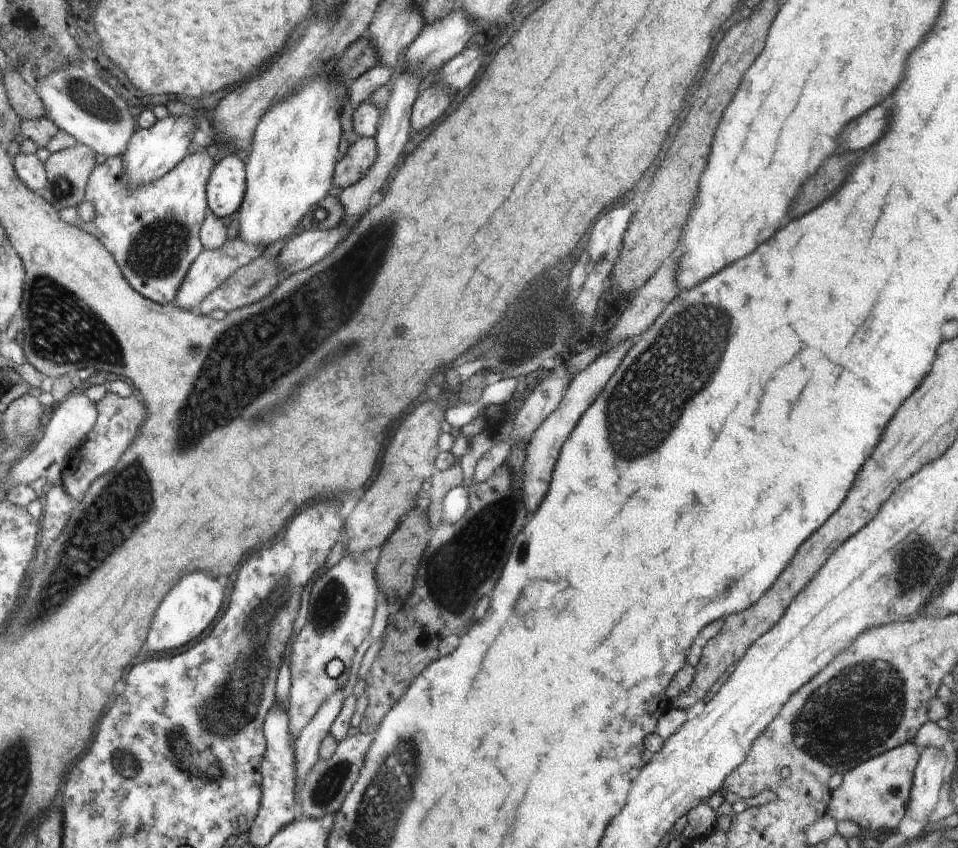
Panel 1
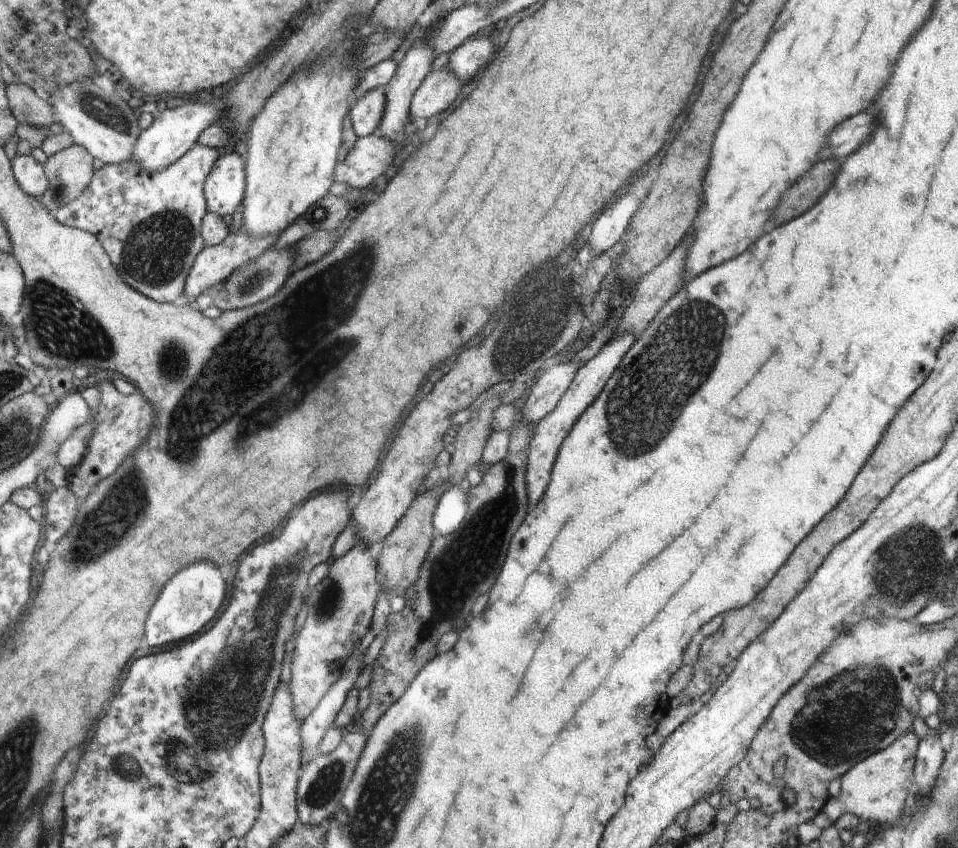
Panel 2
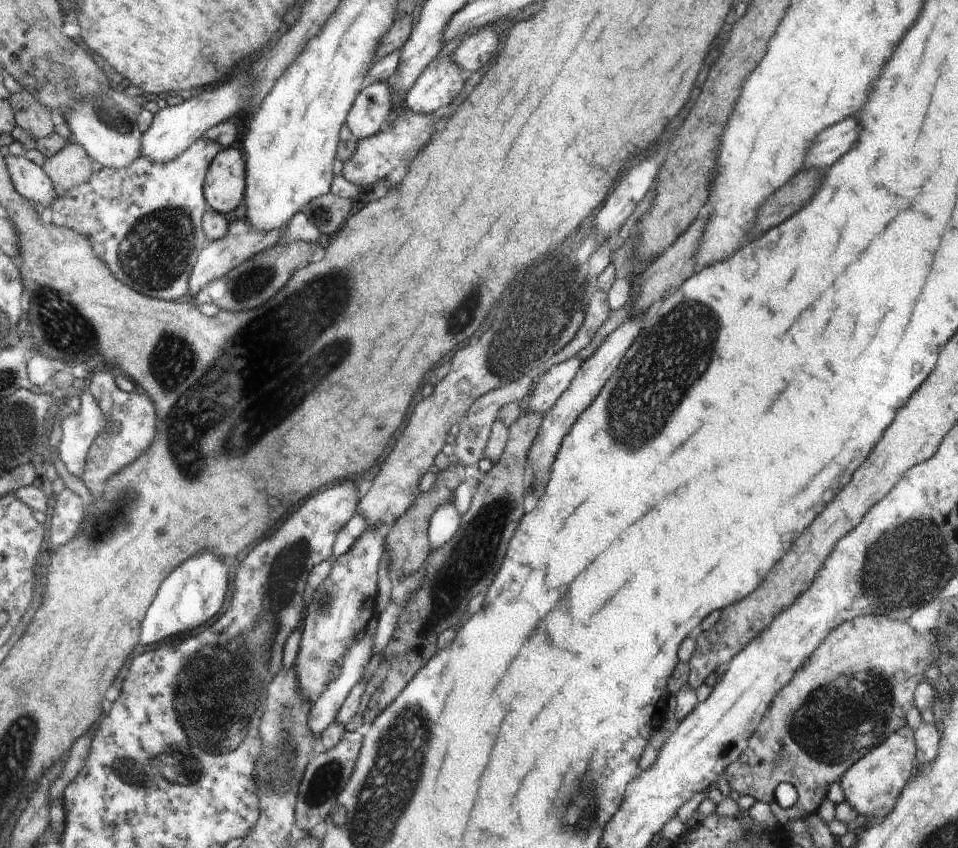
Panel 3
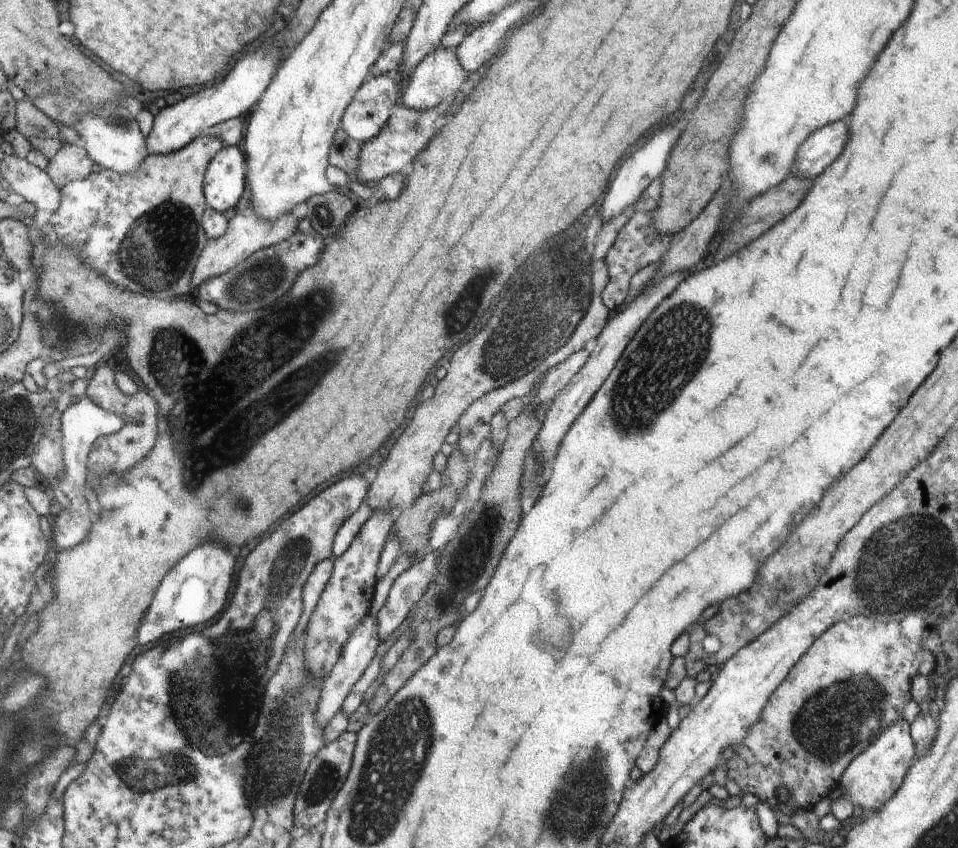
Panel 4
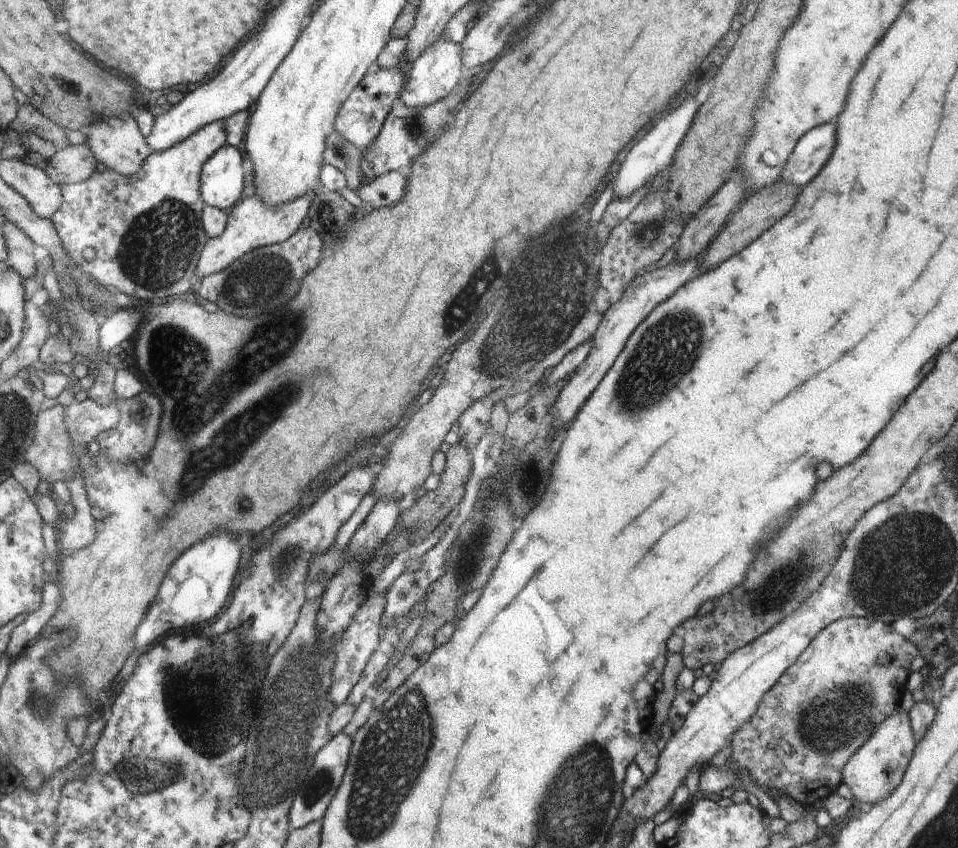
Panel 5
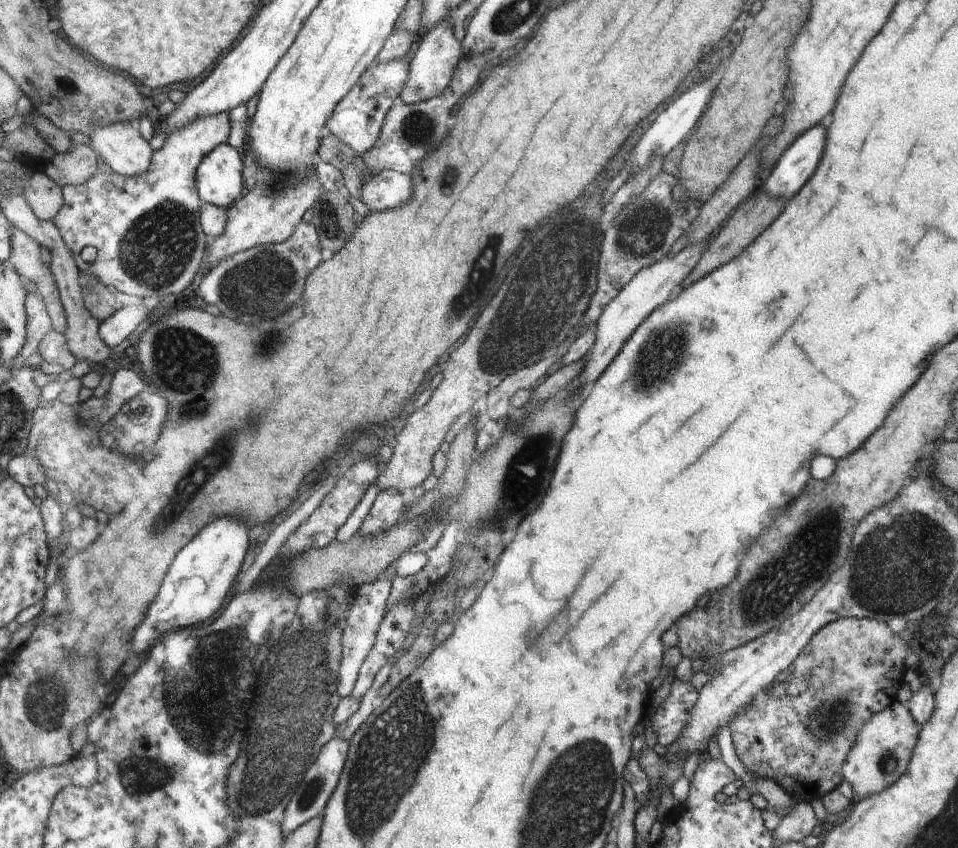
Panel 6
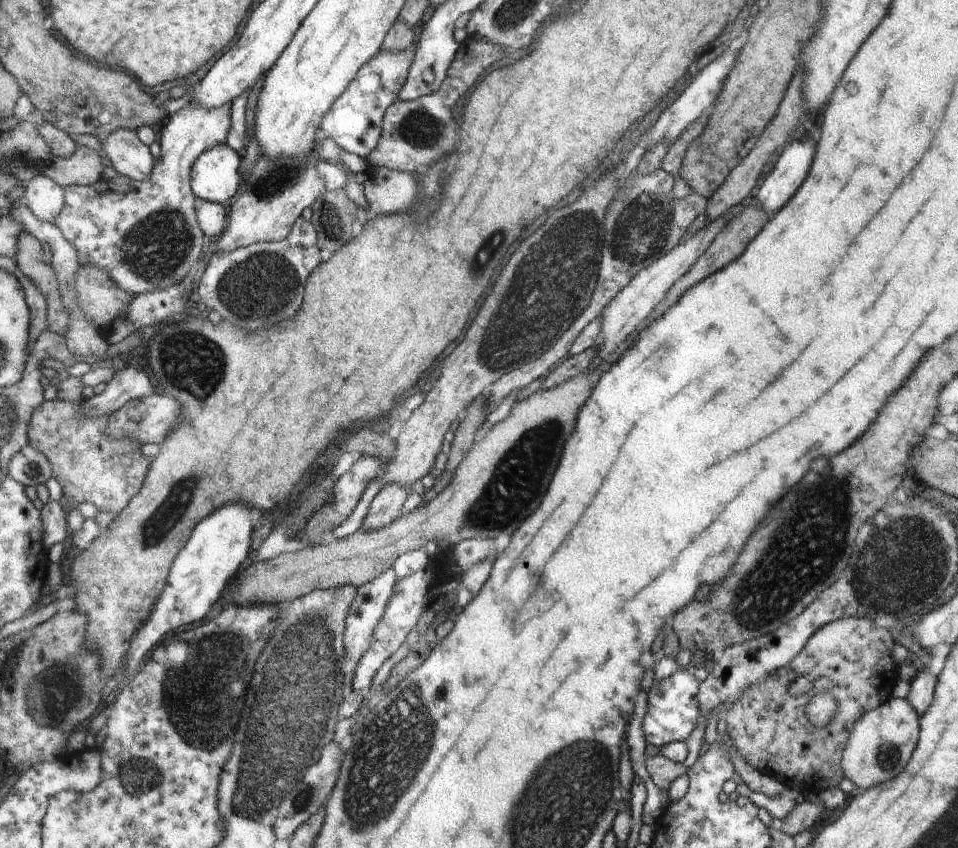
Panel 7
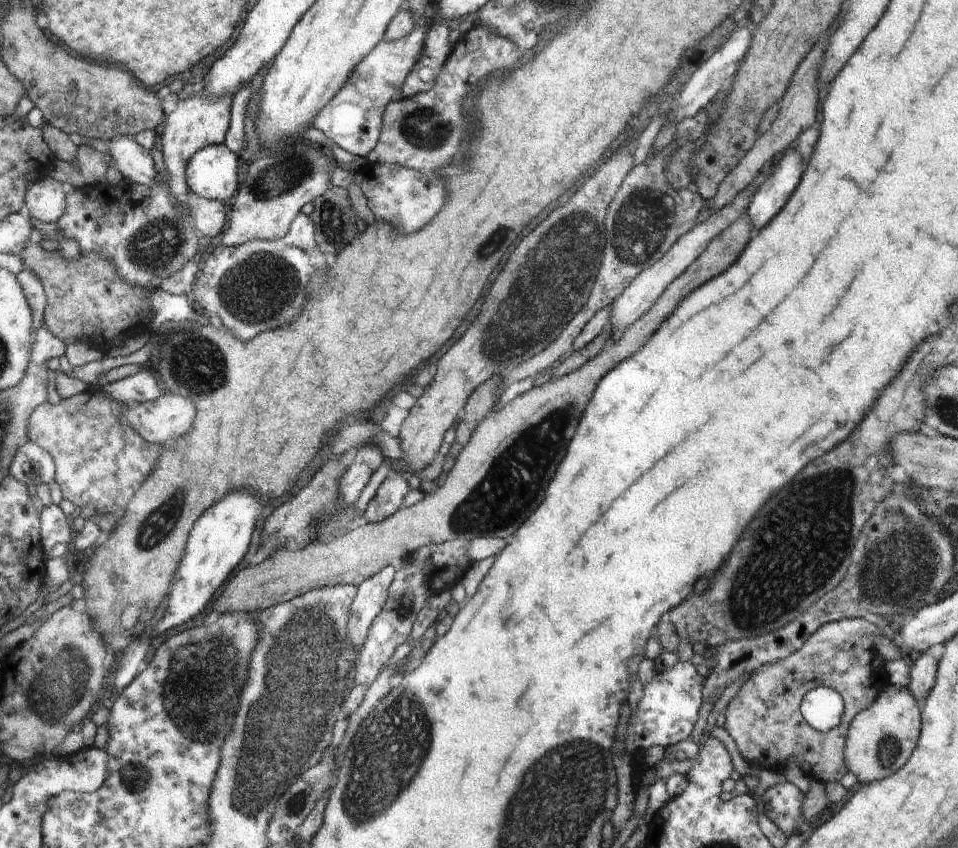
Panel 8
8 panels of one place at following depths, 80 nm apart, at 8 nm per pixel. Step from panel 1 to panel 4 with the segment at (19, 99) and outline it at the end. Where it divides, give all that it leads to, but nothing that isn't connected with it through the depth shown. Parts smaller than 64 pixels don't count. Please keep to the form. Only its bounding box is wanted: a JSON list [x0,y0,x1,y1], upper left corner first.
[18,99,60,140]

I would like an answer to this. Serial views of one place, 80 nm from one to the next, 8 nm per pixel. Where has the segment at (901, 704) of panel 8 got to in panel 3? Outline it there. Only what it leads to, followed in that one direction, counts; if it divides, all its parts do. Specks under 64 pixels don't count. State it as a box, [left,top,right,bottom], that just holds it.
[840,724,917,822]

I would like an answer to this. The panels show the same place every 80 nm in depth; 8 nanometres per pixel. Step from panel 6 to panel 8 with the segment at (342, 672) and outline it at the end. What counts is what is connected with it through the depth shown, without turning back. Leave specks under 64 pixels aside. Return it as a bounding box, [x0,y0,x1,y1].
[348,565,395,654]

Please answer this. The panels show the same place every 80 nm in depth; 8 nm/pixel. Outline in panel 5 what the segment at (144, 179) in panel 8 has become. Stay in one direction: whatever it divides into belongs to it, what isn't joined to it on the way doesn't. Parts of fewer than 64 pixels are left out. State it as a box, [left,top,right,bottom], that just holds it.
[83,112,152,177]

